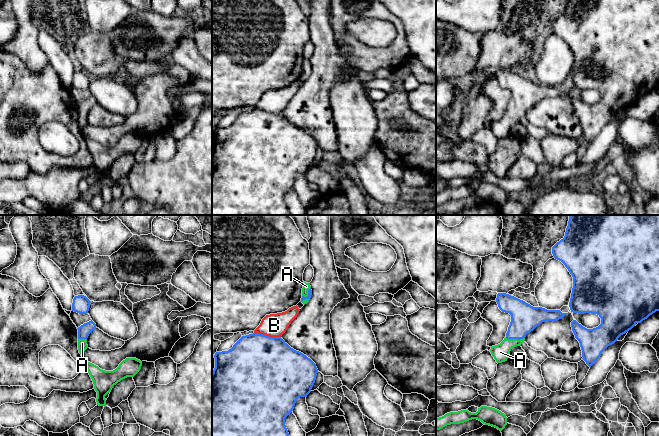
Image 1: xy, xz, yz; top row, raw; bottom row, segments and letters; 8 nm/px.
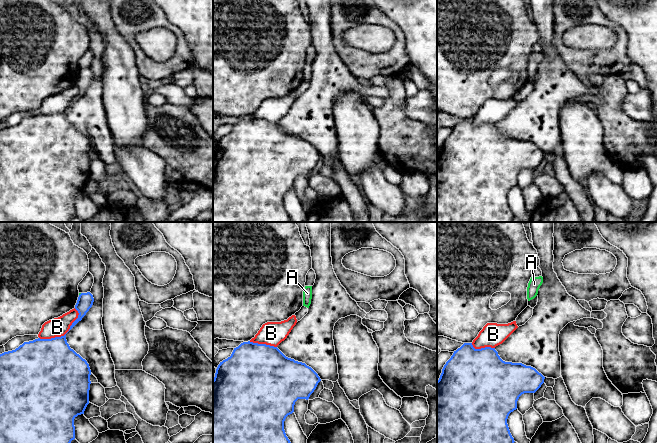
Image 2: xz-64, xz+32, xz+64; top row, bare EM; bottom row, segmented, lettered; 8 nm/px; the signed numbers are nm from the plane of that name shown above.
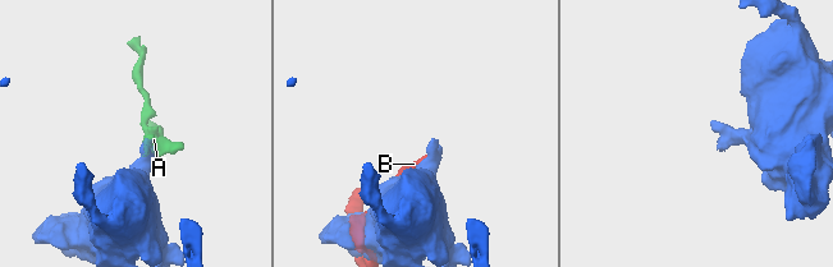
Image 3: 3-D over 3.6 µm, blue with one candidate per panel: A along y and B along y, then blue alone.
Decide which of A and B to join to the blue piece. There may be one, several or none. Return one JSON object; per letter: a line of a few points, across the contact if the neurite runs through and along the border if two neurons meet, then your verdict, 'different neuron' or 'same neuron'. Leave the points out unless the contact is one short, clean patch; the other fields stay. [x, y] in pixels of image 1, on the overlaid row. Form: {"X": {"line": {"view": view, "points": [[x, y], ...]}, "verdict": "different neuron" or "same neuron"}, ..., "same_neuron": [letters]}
{"A": {"line": {"view": "yz", "points": [[525, 318], [517, 330], [515, 338], [500, 352]]}, "verdict": "same neuron"}, "B": {"verdict": "different neuron"}, "same_neuron": ["A"]}

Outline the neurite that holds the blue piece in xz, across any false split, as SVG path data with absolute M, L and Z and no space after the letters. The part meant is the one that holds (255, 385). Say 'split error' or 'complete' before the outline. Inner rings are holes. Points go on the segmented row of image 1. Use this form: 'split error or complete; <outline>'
complete; M253 333L242 336L228 351L216 352L215 368L212 372L212 436L289 436L285 418L293 411L300 397L307 397L318 373L316 364L303 353L291 348L281 337L269 337Z

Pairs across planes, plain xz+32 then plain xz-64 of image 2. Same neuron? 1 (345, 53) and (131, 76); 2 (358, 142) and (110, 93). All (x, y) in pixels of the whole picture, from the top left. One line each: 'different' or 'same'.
1: different
2: same

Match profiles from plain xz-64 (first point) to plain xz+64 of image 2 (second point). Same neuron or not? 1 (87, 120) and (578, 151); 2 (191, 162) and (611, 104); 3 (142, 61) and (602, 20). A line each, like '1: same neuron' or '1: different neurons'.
1: different neurons
2: same neuron
3: same neuron

